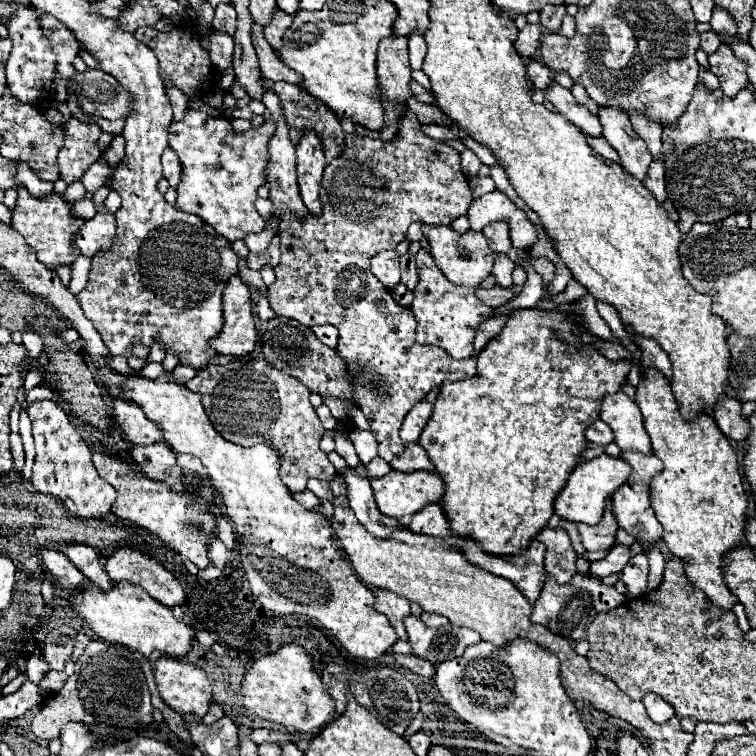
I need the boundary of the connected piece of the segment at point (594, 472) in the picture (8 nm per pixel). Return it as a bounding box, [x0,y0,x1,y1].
[554,455,630,525]

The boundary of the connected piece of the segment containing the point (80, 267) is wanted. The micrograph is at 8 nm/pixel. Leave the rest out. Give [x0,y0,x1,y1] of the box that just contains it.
[68,255,90,295]

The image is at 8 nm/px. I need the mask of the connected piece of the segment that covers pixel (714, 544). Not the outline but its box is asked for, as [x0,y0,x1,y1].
[636,369,746,609]

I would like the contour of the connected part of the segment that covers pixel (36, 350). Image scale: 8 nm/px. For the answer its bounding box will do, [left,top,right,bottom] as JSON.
[22,333,44,375]

